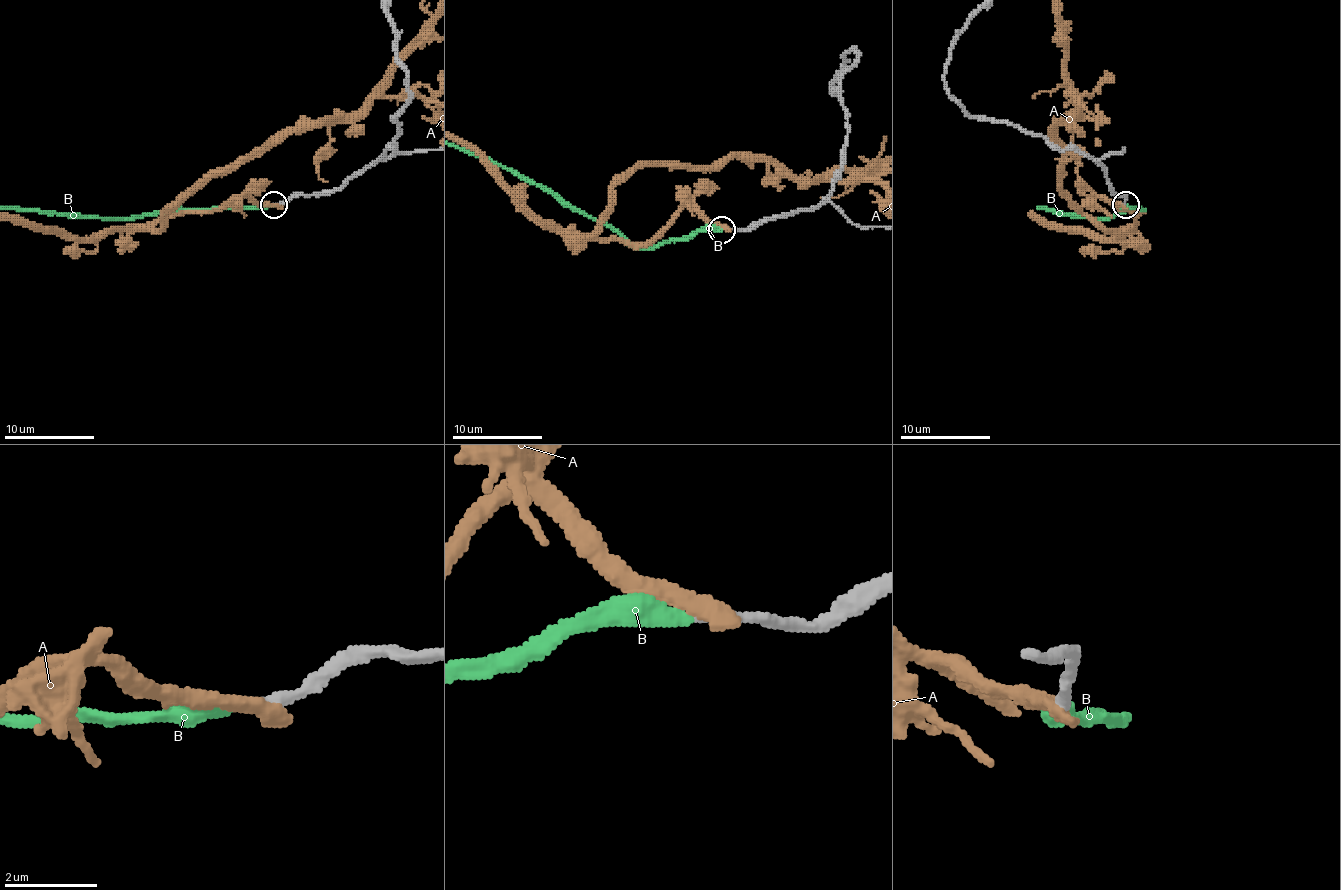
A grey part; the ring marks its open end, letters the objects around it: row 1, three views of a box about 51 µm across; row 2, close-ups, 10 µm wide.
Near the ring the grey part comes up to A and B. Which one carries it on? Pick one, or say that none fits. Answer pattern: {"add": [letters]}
{"add": ["B"]}

